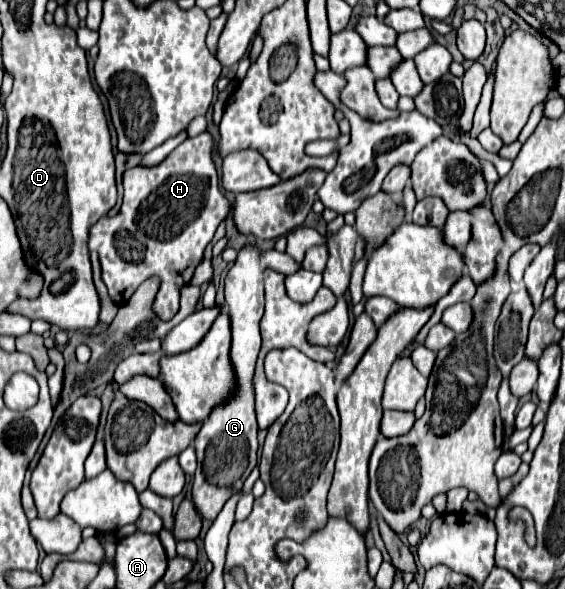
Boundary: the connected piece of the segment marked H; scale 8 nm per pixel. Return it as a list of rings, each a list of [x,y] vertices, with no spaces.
[[[203,132],[195,138],[187,138],[179,144],[163,162],[157,166],[135,166],[125,170],[123,174],[123,206],[117,216],[101,218],[97,224],[91,226],[89,234],[89,248],[99,252],[103,282],[109,290],[109,296],[117,304],[125,304],[129,296],[137,290],[137,286],[147,280],[149,276],[161,278],[159,296],[155,298],[155,312],[163,320],[171,320],[179,310],[179,288],[189,284],[193,270],[203,260],[205,246],[213,240],[213,234],[219,222],[231,212],[233,202],[225,196],[221,188],[221,180],[213,162],[215,140],[209,132]]]

